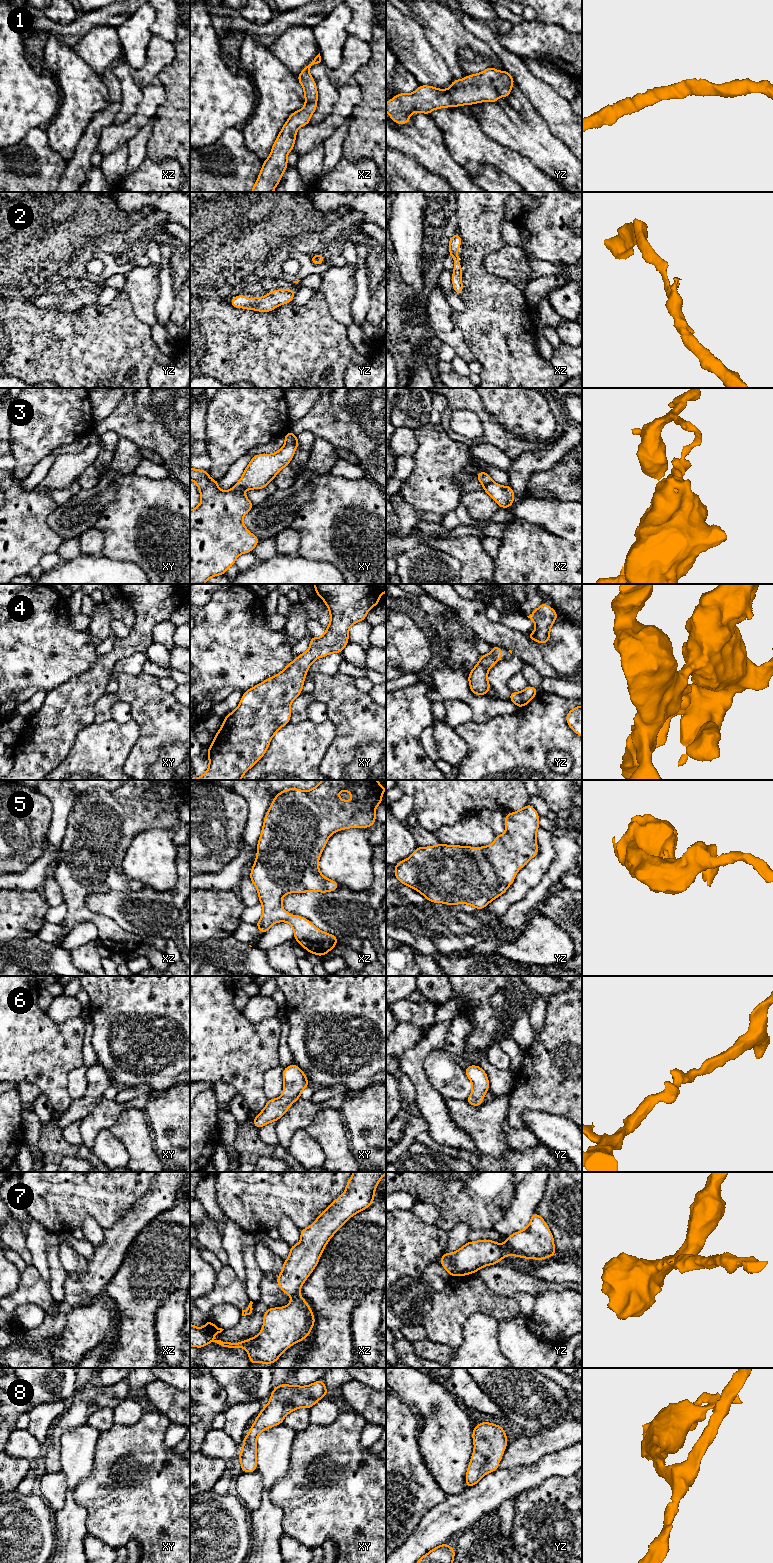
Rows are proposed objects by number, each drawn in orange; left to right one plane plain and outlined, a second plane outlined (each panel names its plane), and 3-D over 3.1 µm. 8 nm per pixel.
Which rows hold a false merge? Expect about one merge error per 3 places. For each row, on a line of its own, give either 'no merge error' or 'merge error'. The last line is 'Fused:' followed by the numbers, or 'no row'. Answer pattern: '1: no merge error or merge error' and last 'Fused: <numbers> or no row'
1: no merge error
2: no merge error
3: merge error
4: no merge error
5: no merge error
6: no merge error
7: merge error
8: no merge error
Fused: 3, 7

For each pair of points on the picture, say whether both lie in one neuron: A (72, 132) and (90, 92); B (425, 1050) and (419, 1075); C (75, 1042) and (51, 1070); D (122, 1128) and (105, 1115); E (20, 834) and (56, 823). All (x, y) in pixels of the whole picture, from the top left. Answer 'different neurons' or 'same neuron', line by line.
A: same neuron
B: same neuron
C: same neuron
D: different neurons
E: different neurons

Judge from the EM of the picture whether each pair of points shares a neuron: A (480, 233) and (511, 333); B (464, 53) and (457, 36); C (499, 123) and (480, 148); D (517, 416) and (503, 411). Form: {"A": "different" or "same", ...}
{"A": "same", "B": "different", "C": "different", "D": "same"}

